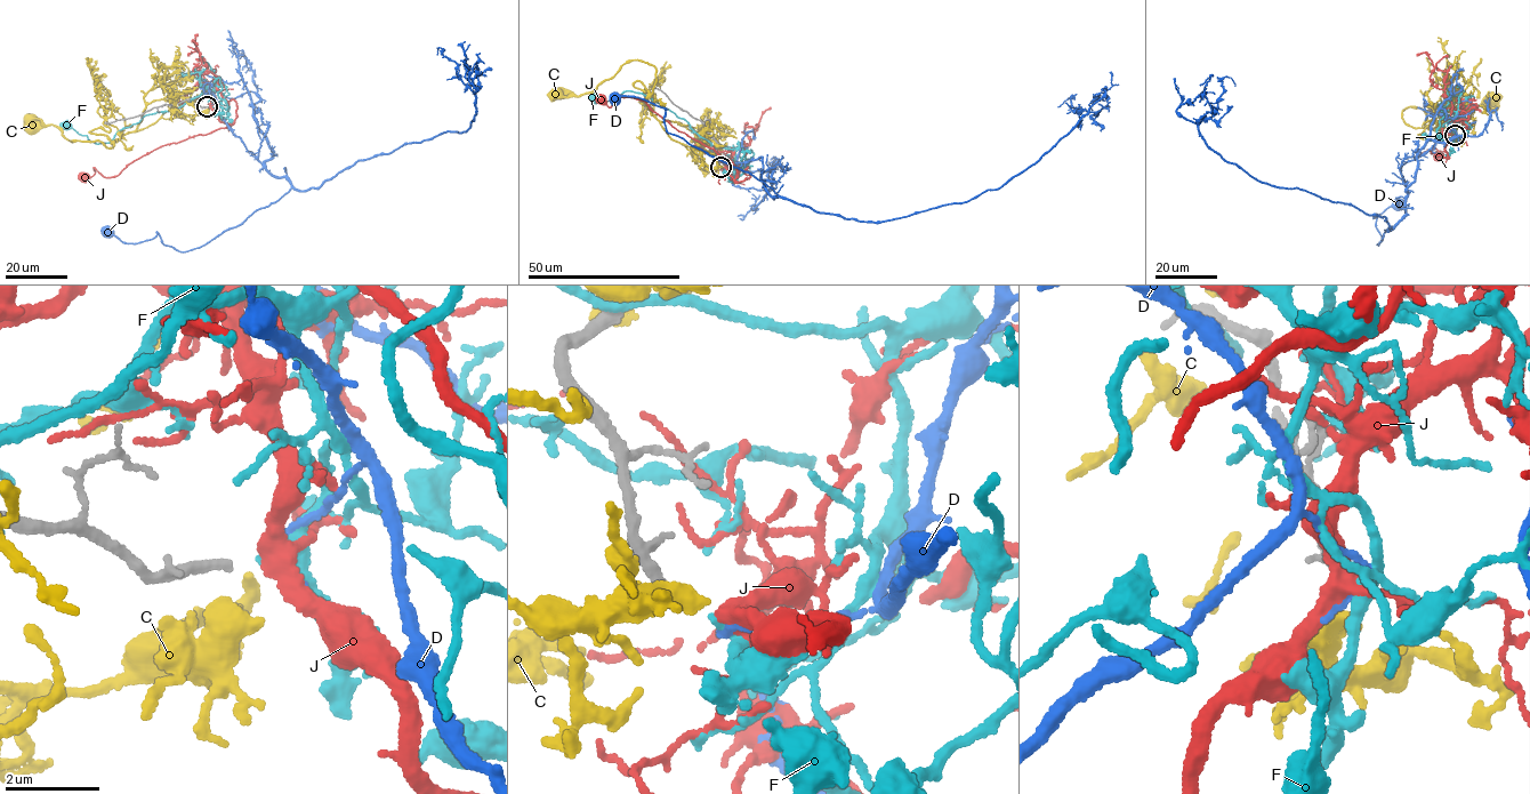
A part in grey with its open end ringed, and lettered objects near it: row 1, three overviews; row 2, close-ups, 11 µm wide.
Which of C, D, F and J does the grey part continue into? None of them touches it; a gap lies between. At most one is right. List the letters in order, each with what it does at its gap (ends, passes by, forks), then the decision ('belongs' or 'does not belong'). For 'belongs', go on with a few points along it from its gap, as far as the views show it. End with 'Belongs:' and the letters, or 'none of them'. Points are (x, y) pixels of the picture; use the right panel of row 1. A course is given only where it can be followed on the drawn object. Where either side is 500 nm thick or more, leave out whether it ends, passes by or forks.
C: does not belong
D: it passes by | does not belong
F: it passes by | does not belong
J: it forks | does not belong
Belongs: none of them

